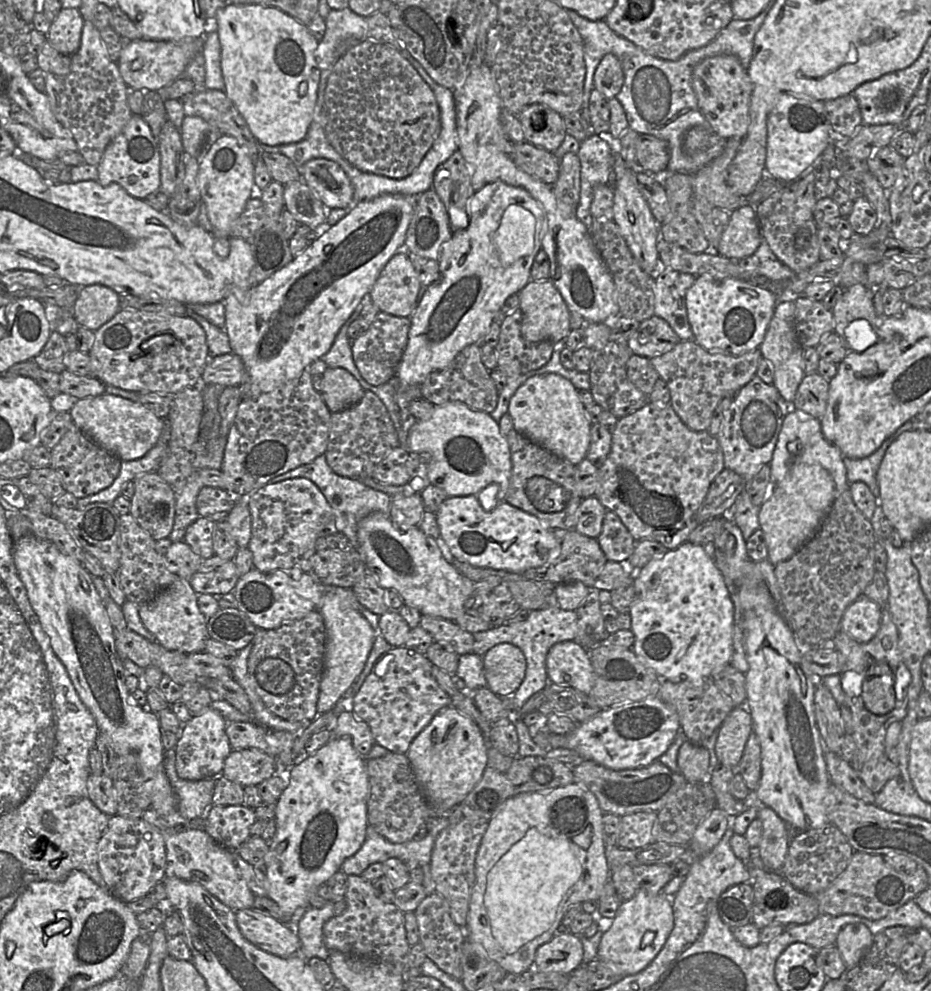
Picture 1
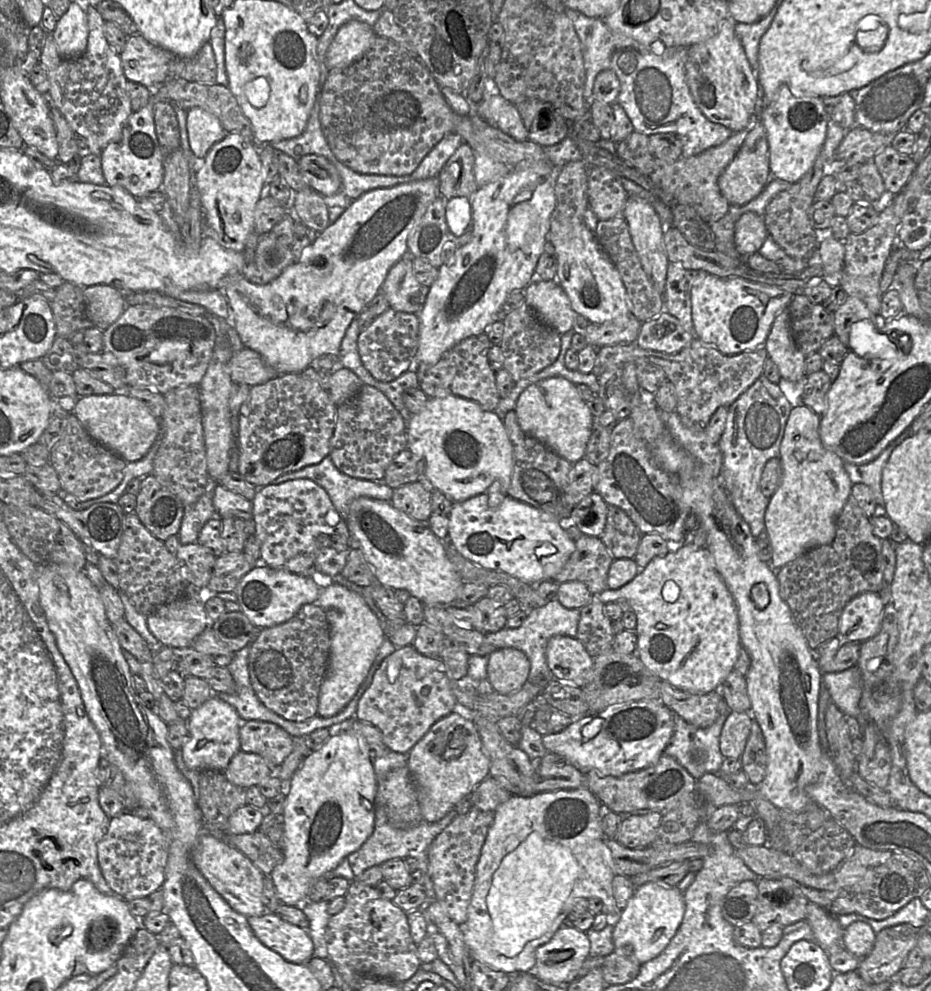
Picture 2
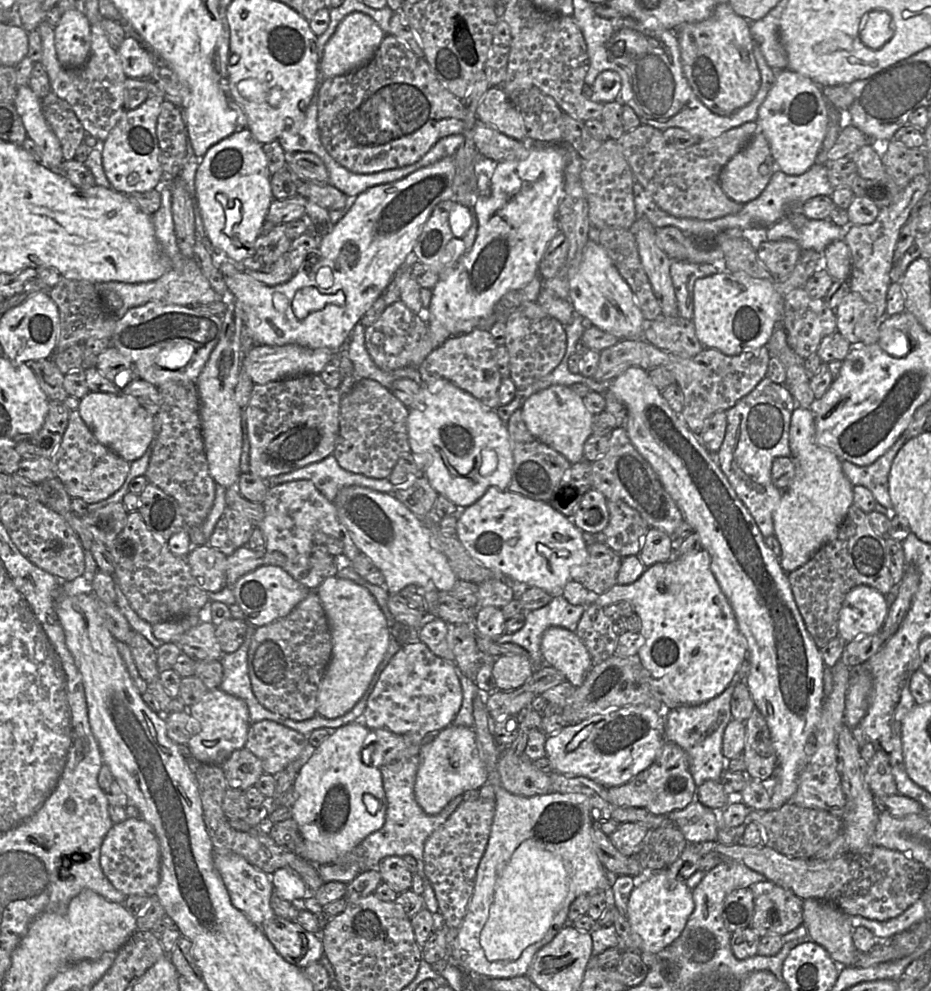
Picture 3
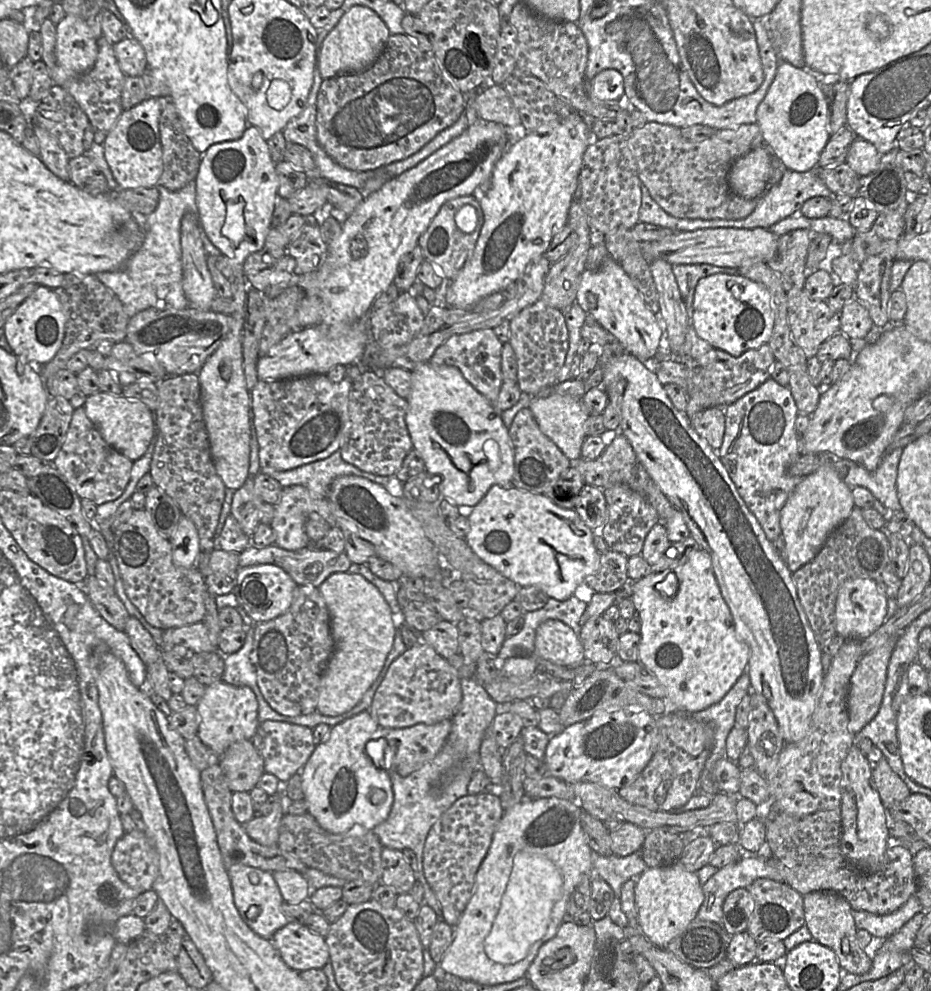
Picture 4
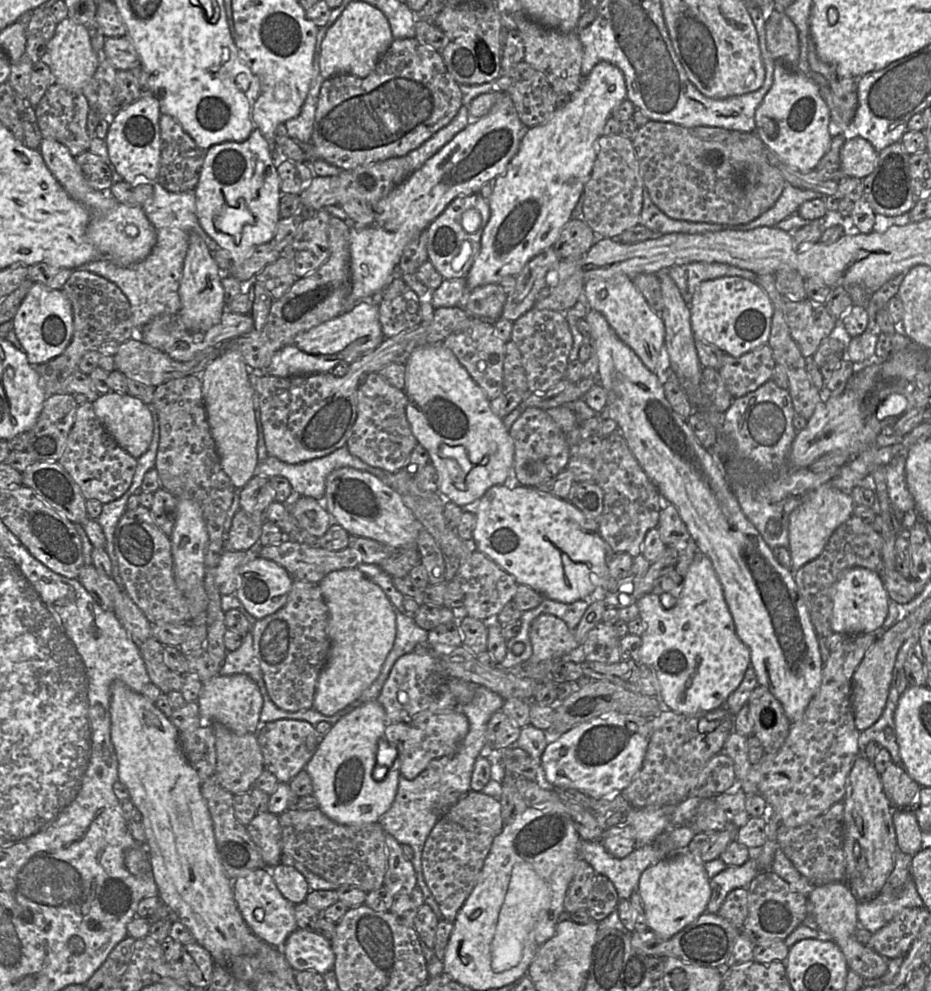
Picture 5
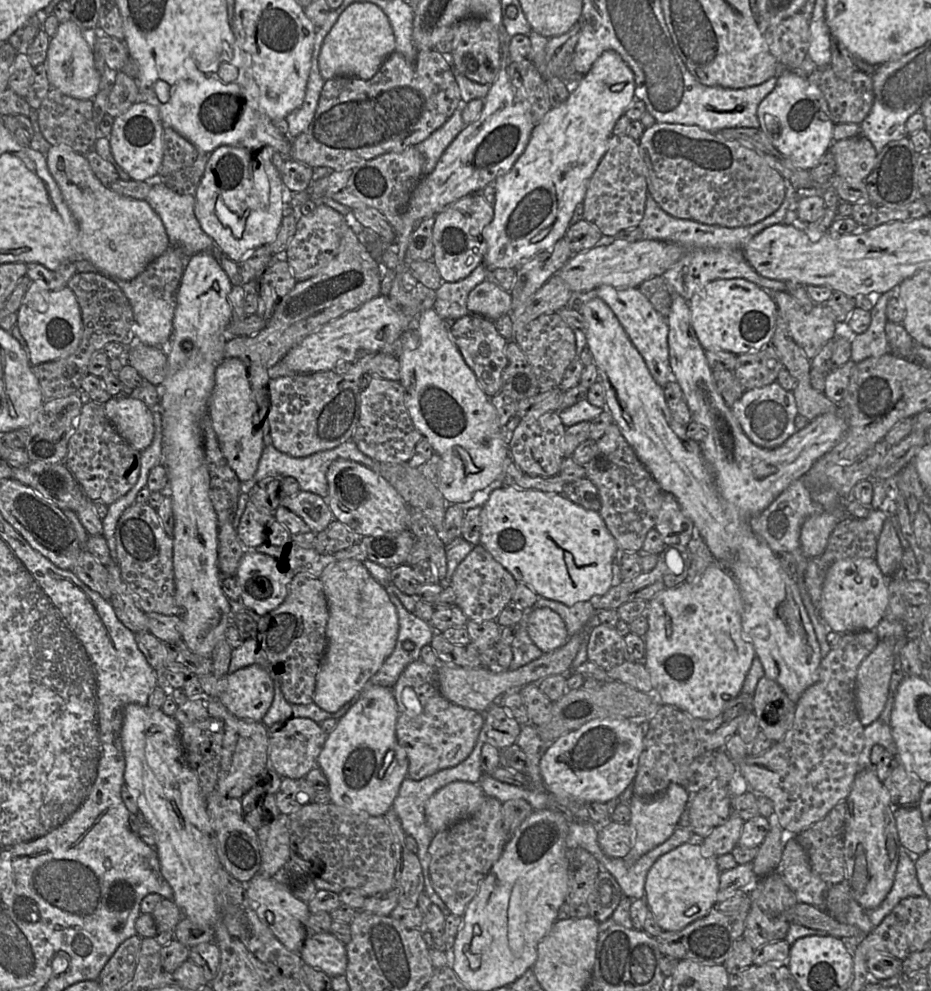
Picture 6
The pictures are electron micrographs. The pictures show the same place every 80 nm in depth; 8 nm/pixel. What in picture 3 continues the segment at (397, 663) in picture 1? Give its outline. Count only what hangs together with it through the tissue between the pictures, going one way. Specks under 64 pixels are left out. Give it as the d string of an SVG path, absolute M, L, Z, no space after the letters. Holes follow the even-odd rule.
M423 642L407 644L391 658L371 692L361 721L370 729L384 728L396 734L432 735L452 724L460 710L462 689L454 662L436 656Z

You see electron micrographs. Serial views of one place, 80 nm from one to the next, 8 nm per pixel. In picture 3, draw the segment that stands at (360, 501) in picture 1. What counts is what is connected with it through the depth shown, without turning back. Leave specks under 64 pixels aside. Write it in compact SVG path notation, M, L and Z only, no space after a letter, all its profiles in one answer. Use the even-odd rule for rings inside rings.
M333 454L319 462L274 476L268 481L270 485L278 485L295 480L310 480L332 503L338 492L347 486L357 485L378 492L392 494L395 490L395 486L388 478L375 479L343 469Z

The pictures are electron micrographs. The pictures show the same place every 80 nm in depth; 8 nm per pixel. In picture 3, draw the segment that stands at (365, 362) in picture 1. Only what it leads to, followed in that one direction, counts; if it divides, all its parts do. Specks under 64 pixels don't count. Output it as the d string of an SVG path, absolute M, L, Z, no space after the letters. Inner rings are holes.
M400 299L387 306L381 316L365 329L365 346L373 362L383 371L419 366L432 351L424 308L419 313L410 310Z

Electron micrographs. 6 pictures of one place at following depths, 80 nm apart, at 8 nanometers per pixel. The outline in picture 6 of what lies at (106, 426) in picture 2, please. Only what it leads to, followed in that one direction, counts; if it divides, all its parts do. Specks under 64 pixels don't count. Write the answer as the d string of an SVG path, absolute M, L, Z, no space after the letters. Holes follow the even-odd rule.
M129 395L111 397L103 404L104 411L118 433L134 449L143 451L154 436L151 409Z

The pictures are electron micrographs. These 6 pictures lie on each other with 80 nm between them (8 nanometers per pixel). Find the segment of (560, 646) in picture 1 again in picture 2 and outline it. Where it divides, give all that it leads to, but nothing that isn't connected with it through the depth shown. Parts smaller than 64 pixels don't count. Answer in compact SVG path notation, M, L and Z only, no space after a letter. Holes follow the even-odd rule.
M552 636L546 645L546 659L554 678L567 685L583 688L593 677L593 658L576 637Z

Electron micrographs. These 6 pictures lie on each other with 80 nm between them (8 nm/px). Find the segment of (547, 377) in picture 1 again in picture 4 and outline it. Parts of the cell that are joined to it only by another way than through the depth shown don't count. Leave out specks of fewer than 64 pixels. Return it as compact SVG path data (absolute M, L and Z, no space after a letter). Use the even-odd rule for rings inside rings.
M553 392L546 397L535 397L531 401L529 408L541 431L548 436L570 460L582 457L581 448L583 441L587 437L585 423L590 415L585 409L582 398L573 398L568 395Z

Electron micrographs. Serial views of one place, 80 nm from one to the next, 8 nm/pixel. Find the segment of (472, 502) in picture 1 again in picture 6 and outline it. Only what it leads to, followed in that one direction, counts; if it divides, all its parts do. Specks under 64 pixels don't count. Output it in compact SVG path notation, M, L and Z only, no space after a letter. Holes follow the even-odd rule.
M515 486L495 488L491 491L486 503L482 506L480 544L513 575L517 582L529 585L539 596L562 602L567 606L572 606L579 601L590 601L593 596L602 596L613 586L612 564L615 553L619 549L615 538L607 528L600 512L585 509L572 502L564 494Z

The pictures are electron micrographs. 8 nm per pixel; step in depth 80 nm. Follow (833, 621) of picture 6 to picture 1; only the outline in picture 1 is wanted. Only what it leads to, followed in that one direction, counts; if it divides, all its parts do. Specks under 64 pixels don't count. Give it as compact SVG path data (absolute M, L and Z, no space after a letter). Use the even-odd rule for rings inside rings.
M859 597L845 610L841 619L841 631L856 642L871 641L880 629L882 609L869 598Z

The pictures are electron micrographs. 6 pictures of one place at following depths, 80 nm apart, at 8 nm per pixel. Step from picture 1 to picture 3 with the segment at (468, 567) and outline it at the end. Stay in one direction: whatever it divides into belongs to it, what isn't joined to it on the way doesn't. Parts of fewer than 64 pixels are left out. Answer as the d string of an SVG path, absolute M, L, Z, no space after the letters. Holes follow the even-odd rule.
M602 542L588 545L587 552L586 560L571 569L570 577L600 595L617 584L622 557Z

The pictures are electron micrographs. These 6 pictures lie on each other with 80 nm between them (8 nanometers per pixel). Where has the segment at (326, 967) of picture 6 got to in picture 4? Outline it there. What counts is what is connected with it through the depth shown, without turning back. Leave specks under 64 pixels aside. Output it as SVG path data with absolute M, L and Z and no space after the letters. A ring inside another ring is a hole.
M288 923L277 930L271 942L285 964L297 972L323 969L330 961L325 938L299 923Z

